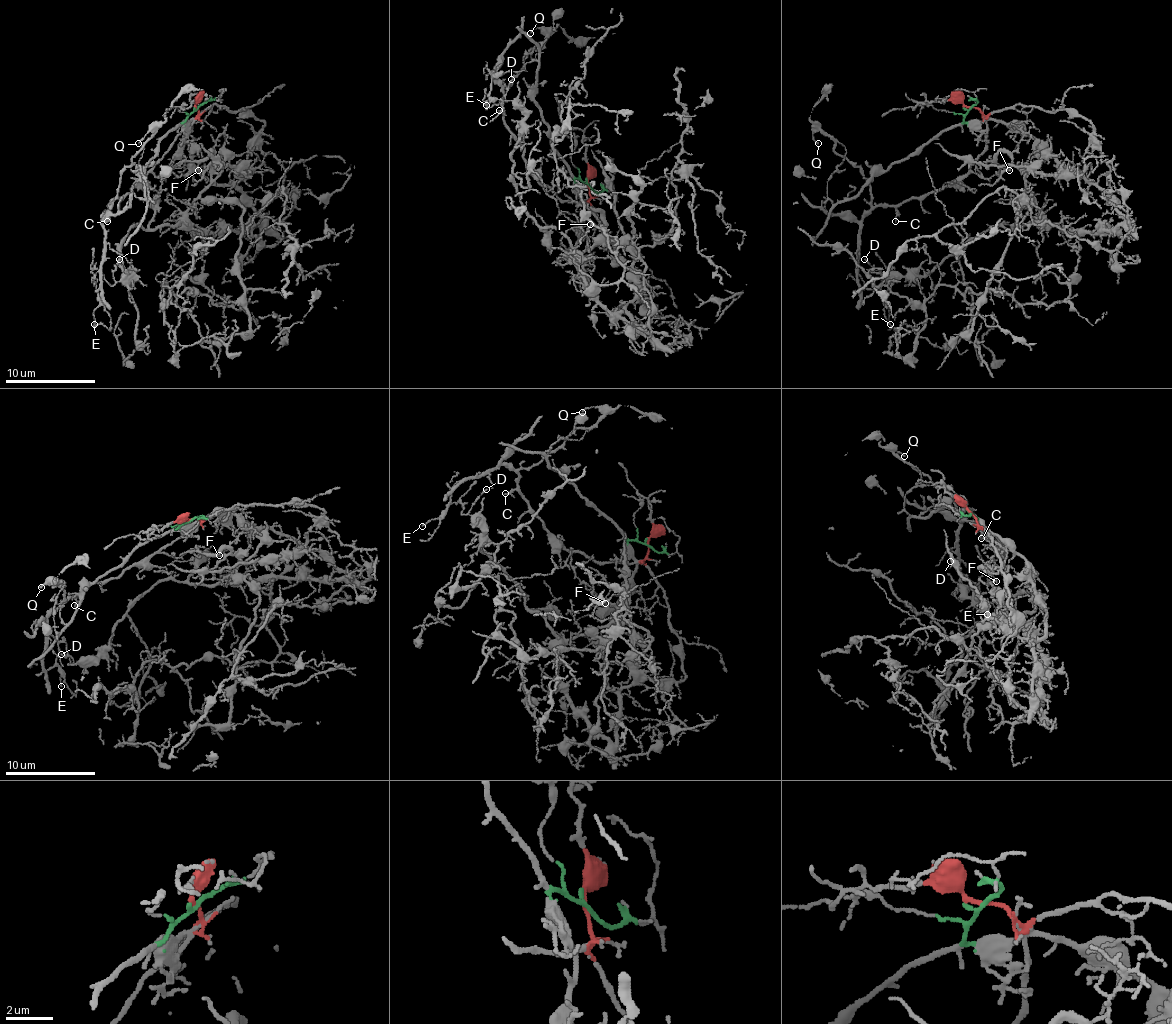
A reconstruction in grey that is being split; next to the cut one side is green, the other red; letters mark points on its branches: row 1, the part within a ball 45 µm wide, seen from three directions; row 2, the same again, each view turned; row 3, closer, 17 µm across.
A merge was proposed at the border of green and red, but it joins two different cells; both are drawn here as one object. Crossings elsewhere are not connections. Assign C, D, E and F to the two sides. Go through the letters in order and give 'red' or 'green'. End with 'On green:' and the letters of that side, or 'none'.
C: red
D: green
E: red
F: green
On green: D, F

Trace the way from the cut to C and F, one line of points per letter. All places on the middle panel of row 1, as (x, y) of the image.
C: (588, 184), (591, 197), (561, 202), (537, 179), (523, 157), (519, 139), (499, 110)
F: (588, 184), (575, 182), (575, 253), (586, 289), (622, 310), (647, 280), (602, 215), (591, 224)

